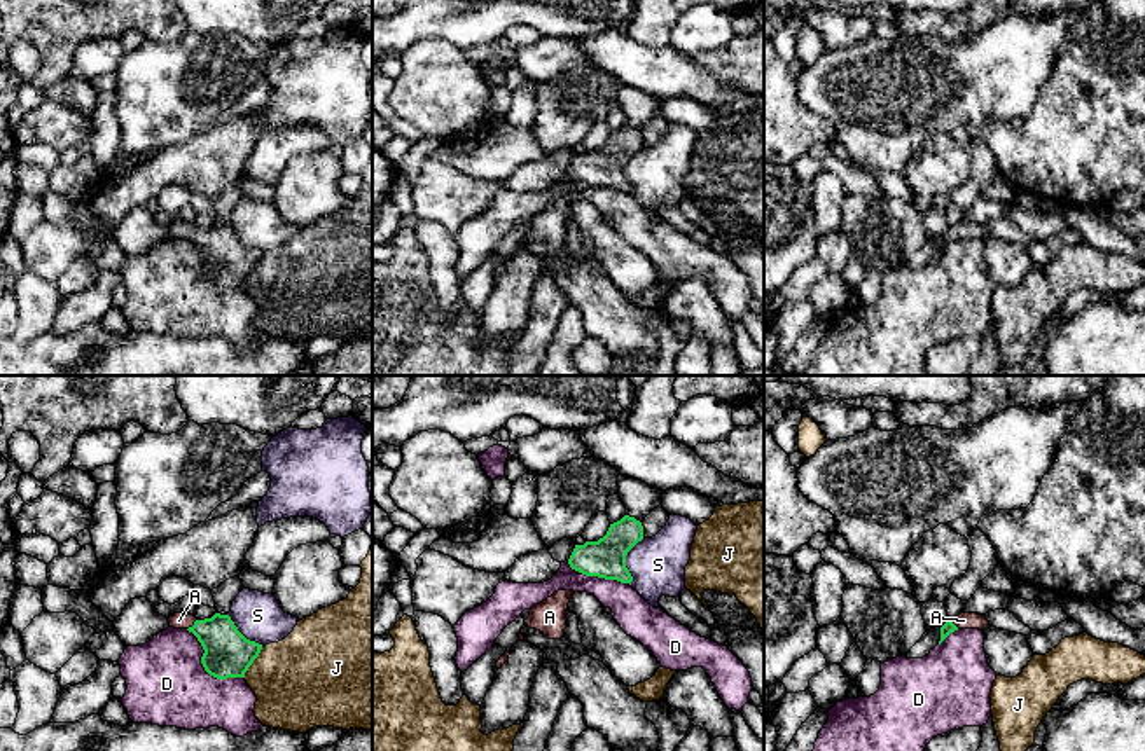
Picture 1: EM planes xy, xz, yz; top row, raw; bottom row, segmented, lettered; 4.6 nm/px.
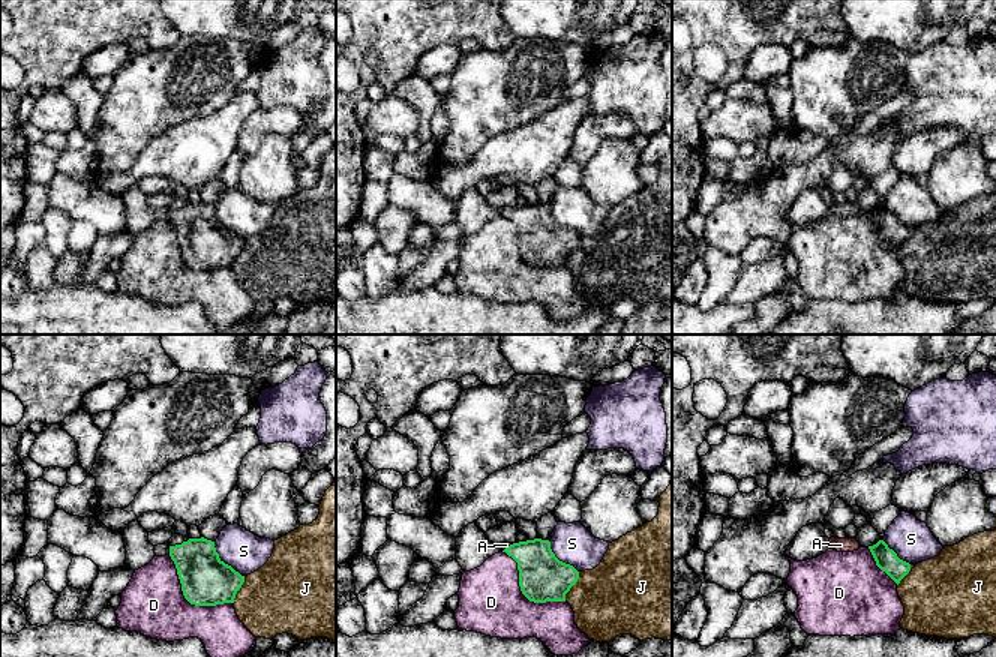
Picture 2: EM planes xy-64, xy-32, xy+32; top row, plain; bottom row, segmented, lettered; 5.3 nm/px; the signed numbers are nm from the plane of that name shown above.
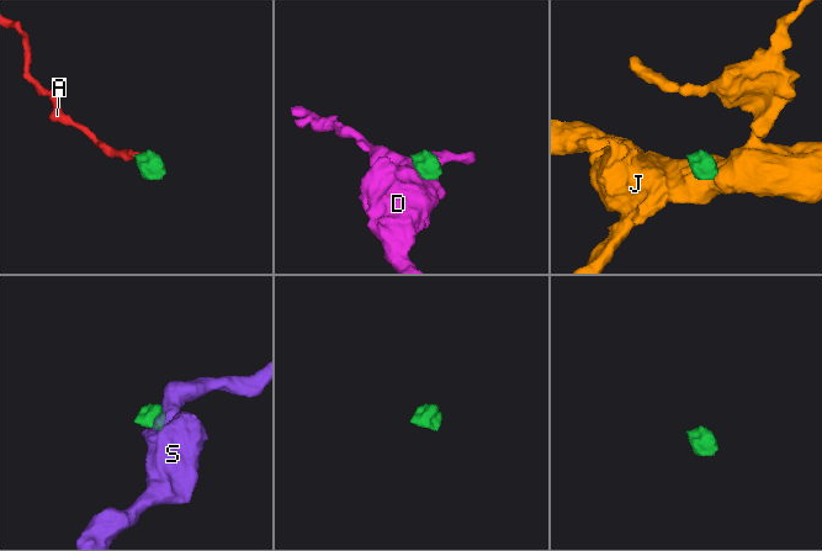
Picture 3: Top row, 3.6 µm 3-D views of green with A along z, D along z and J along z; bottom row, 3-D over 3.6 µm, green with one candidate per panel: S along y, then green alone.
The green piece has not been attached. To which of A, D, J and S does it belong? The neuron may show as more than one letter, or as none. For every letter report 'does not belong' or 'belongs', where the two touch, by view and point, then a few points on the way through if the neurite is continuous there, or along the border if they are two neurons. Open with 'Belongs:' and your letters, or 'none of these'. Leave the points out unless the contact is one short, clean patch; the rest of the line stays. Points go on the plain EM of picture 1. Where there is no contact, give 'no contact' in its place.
Belongs: A
A: belongs; meets green in xy at (194, 233); runs through xy (228, 262), (194, 233), (179, 229)
D: does not belong; meets green in xy at (203, 275)
J: does not belong; meets green in xy at (252, 271); border along xy (263, 255), (243, 287)
S: does not belong; meets green in xz at (624, 170); border along xz (644, 147), (626, 165), (630, 192)

